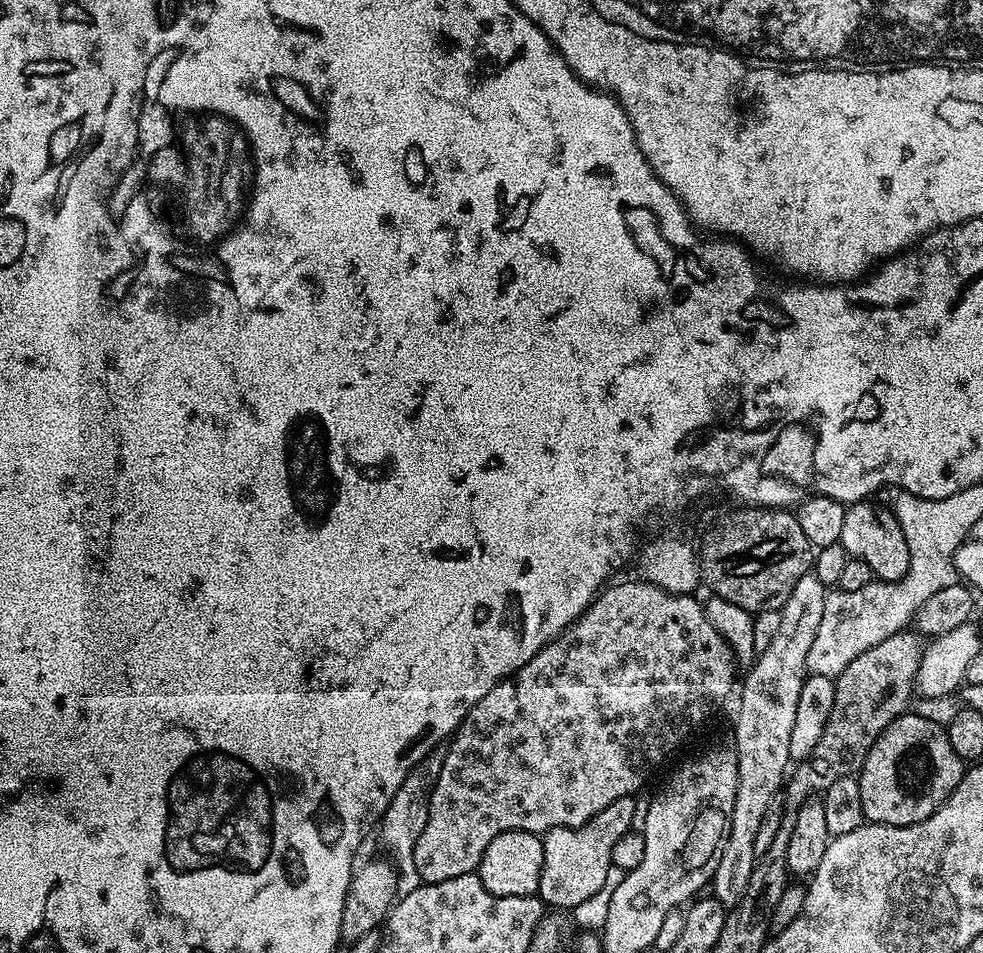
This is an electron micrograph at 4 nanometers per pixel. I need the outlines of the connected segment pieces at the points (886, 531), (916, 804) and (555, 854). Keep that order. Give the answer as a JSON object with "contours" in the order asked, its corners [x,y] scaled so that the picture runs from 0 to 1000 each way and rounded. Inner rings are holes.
{"contours":[[[[890,524],[874,525],[860,532],[860,548],[854,570],[869,588],[881,590],[888,605],[893,609],[916,609],[926,598],[926,577],[922,561],[915,552],[914,544],[906,532],[890,529]]],[[[921,749],[905,758],[905,762],[901,762],[901,766],[889,779],[885,791],[881,791],[879,803],[873,807],[880,861],[905,867],[923,867],[930,863],[938,863],[962,842],[964,834],[981,816],[982,799],[977,797],[975,791],[970,791],[970,783],[966,783],[963,767],[940,751],[928,750]]],[[[634,835],[629,837],[629,842],[616,846],[616,850],[604,854],[604,858],[600,858],[600,863],[596,863],[592,867],[587,869],[562,869],[552,874],[551,917],[547,925],[547,939],[558,954],[574,955],[570,953],[576,953],[576,955],[582,955],[612,932],[616,913],[620,913],[623,909],[625,887],[629,884],[629,879],[633,879],[633,875],[644,872],[646,865],[643,864],[646,860],[648,864],[649,852],[647,856],[647,844],[645,841],[646,838],[643,835]]]]}

